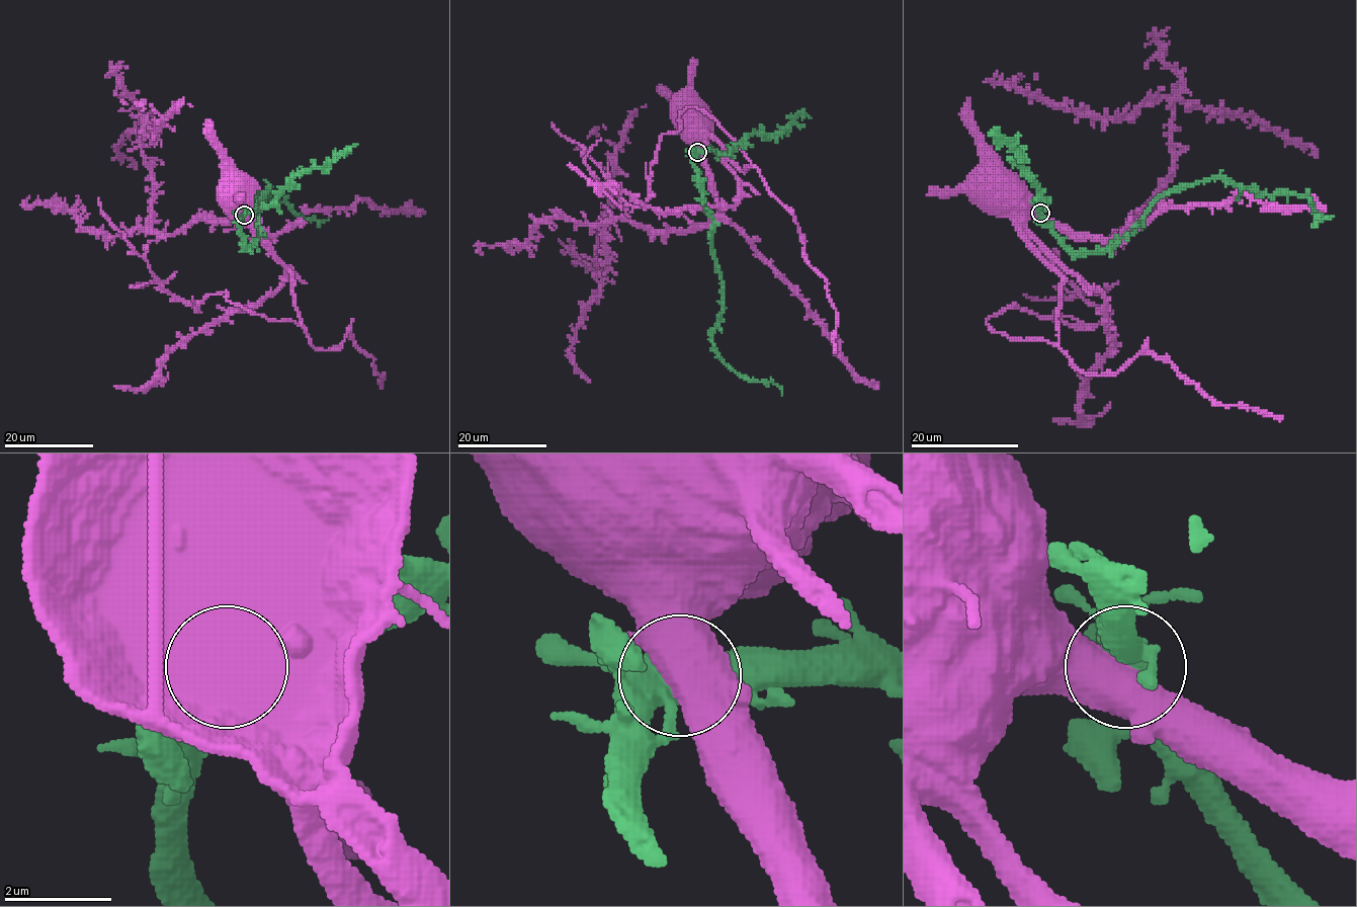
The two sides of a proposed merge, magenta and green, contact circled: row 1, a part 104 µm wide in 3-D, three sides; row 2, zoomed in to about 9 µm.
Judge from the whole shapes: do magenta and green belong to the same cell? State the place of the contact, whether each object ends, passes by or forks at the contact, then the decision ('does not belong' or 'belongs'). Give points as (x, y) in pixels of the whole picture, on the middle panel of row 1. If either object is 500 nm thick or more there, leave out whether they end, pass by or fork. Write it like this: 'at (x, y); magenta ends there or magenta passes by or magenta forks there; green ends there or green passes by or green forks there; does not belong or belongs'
at (697, 152); does not belong

